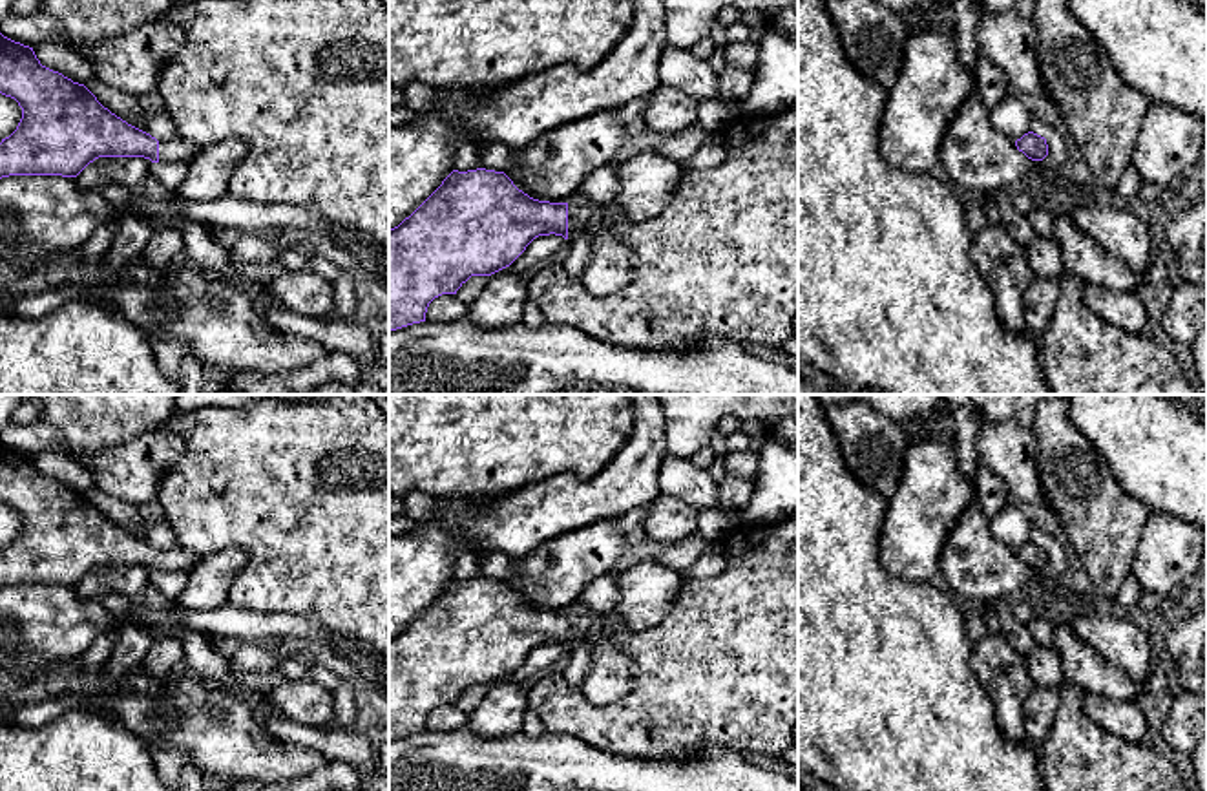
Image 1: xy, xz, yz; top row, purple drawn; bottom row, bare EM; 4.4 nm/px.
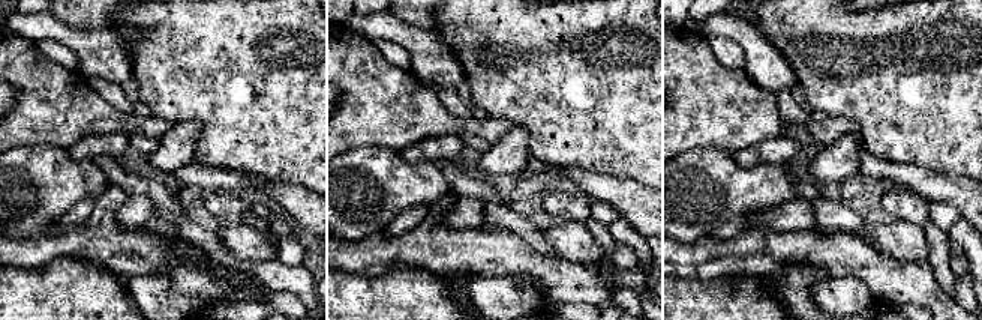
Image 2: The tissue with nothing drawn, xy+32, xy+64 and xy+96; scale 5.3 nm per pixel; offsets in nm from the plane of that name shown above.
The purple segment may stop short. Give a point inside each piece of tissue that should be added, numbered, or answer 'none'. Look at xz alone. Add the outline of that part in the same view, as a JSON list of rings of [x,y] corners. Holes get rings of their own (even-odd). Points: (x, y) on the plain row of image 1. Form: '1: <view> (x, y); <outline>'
1: xz (610, 674); [[[581,603],[568,608],[568,649],[577,641],[590,652],[583,691],[592,703],[612,703],[635,685],[635,663],[601,636],[597,616]]]

